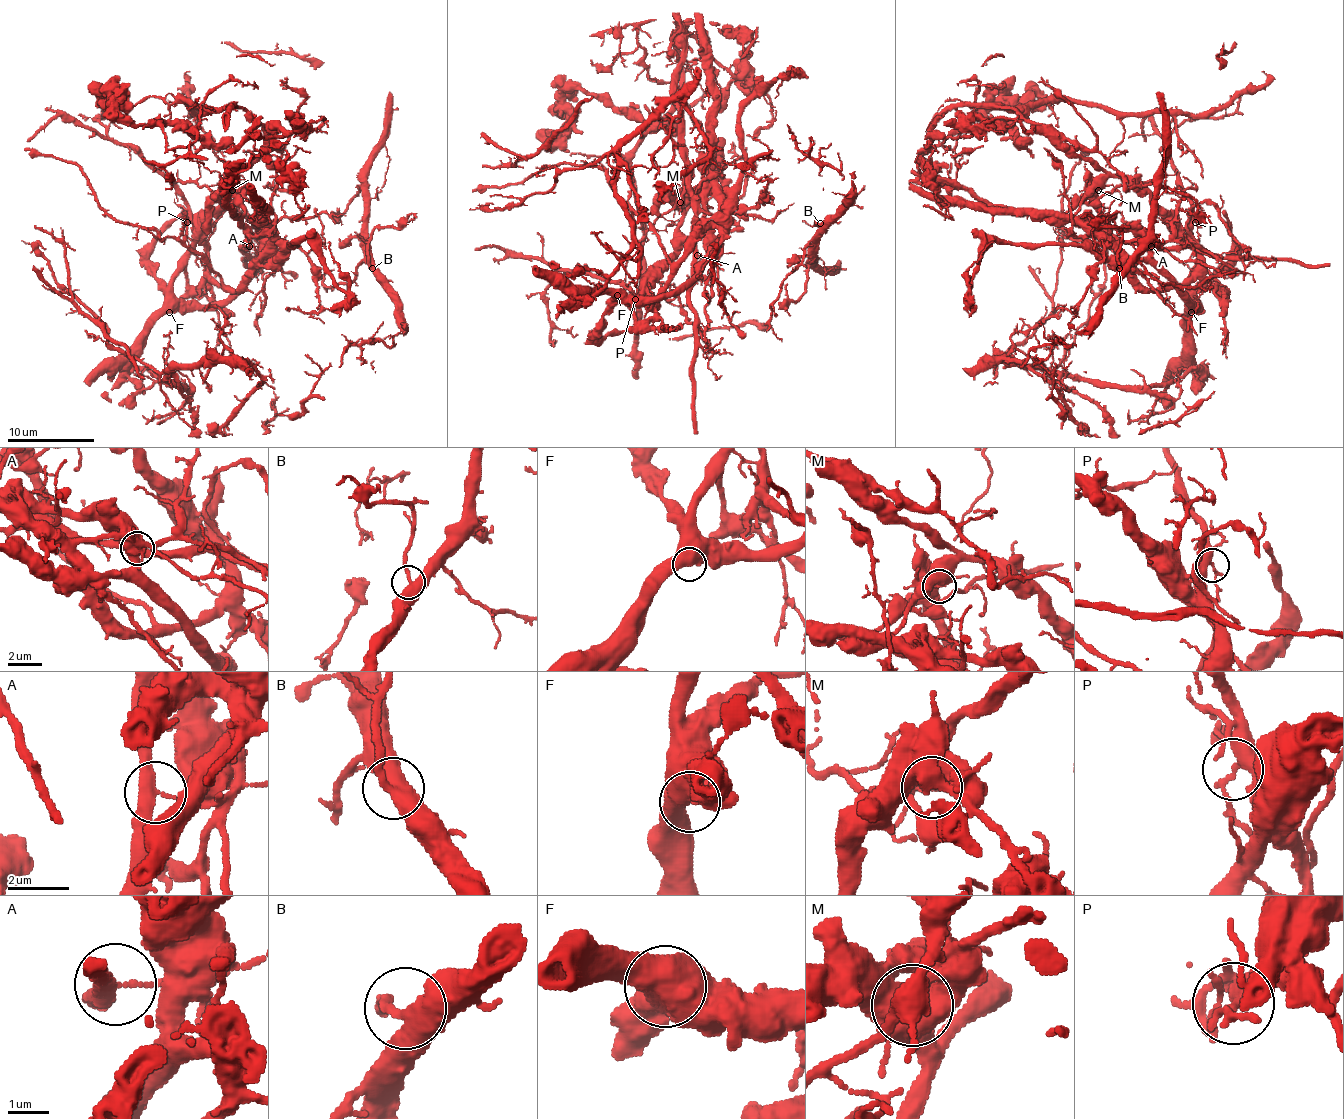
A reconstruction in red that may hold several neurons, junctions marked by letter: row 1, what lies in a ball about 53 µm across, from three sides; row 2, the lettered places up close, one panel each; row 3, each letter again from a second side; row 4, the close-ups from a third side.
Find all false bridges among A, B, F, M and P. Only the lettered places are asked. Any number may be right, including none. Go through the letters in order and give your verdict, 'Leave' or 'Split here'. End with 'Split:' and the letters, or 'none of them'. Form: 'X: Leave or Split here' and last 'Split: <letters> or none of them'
A: Split here
B: Leave
F: Leave
M: Split here
P: Leave
Split: A, M

